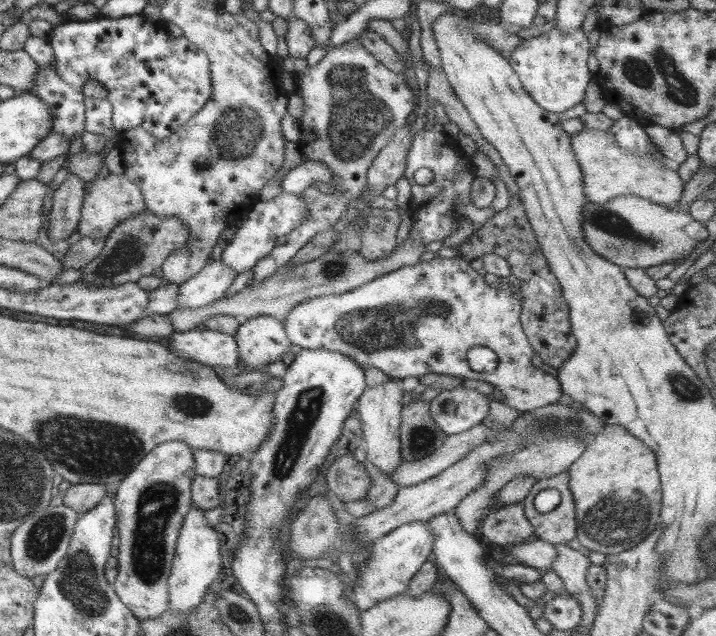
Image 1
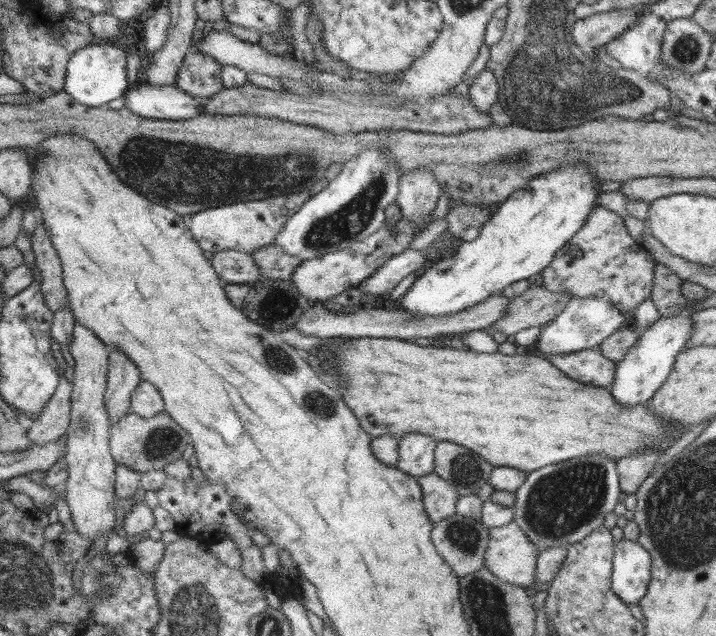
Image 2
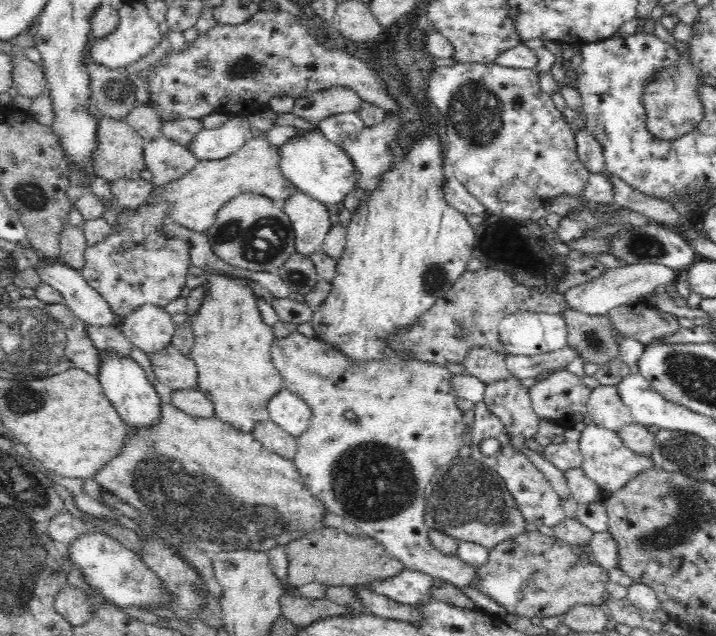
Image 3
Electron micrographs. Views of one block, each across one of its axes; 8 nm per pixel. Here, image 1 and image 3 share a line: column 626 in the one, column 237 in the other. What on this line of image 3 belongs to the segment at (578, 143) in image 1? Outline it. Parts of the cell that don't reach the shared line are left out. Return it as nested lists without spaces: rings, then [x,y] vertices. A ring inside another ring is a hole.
[[[262,132],[262,136],[258,138],[250,136],[236,154],[230,154],[230,158],[222,158],[220,162],[198,162],[194,170],[190,170],[190,174],[186,174],[184,178],[166,186],[154,184],[150,204],[174,206],[170,222],[204,234],[214,226],[218,210],[240,194],[260,194],[272,200],[288,200],[296,192],[298,188],[288,178],[284,178],[280,170],[280,148],[272,146]]]

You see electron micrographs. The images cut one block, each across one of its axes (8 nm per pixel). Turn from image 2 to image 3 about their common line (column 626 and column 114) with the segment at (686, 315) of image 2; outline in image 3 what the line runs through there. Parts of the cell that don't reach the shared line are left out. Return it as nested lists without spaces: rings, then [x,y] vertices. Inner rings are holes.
[[[100,352],[100,384],[106,392],[106,396],[110,398],[110,402],[114,404],[114,408],[118,410],[118,414],[122,416],[122,420],[128,424],[128,430],[134,432],[136,428],[152,428],[160,422],[160,414],[162,414],[162,402],[160,396],[156,394],[156,390],[152,388],[150,380],[146,378],[146,372],[140,368],[138,362],[134,362],[132,358],[124,358],[122,354],[116,352]]]

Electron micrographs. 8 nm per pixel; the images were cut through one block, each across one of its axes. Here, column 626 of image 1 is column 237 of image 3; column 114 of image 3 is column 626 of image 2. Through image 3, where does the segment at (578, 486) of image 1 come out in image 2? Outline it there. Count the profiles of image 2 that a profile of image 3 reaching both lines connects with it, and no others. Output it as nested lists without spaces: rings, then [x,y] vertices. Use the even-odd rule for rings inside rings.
[[[645,450],[627,458],[619,458],[615,462],[617,474],[619,474],[619,490],[629,496],[635,494],[637,488],[643,484],[645,476],[651,474],[651,466],[659,458],[659,452],[655,450]]]

